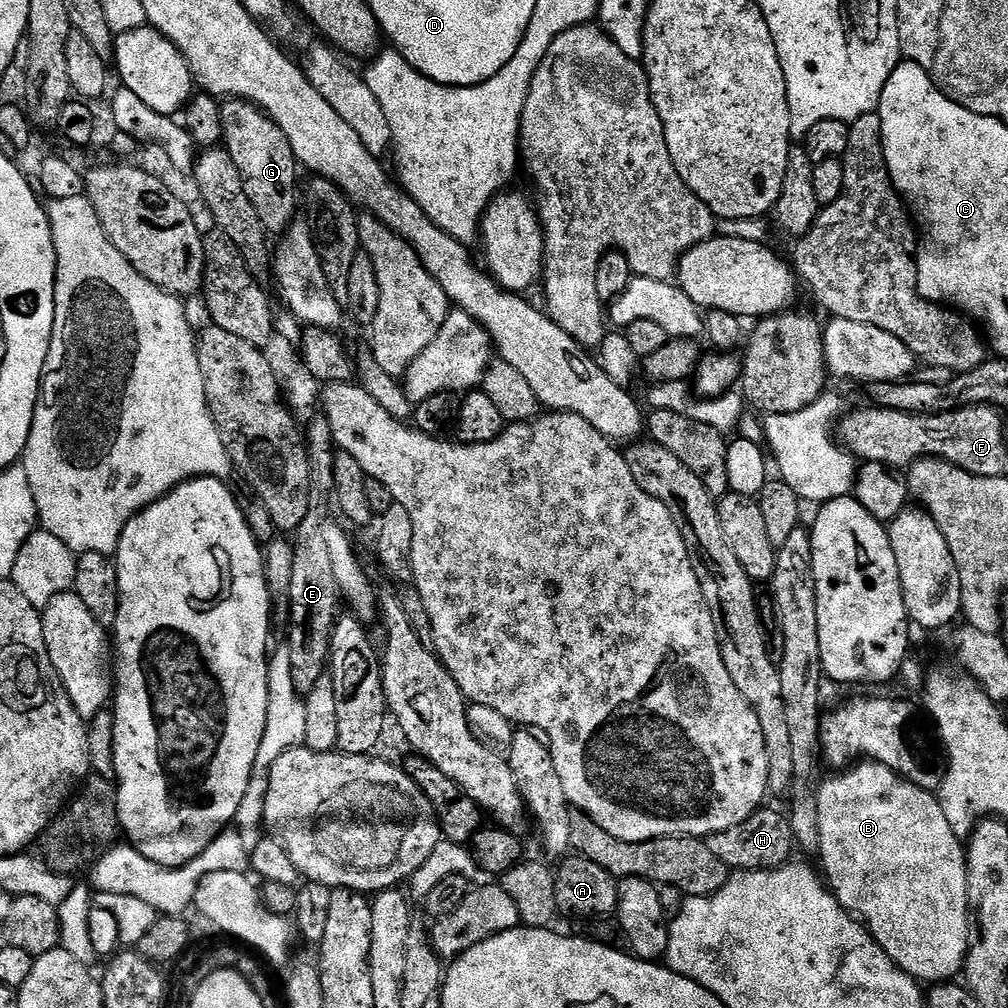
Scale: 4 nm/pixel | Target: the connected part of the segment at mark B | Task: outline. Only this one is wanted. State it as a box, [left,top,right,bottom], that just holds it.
[816,762,970,982]

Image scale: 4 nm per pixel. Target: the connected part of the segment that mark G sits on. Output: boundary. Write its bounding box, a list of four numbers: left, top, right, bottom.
[221,98,298,234]

